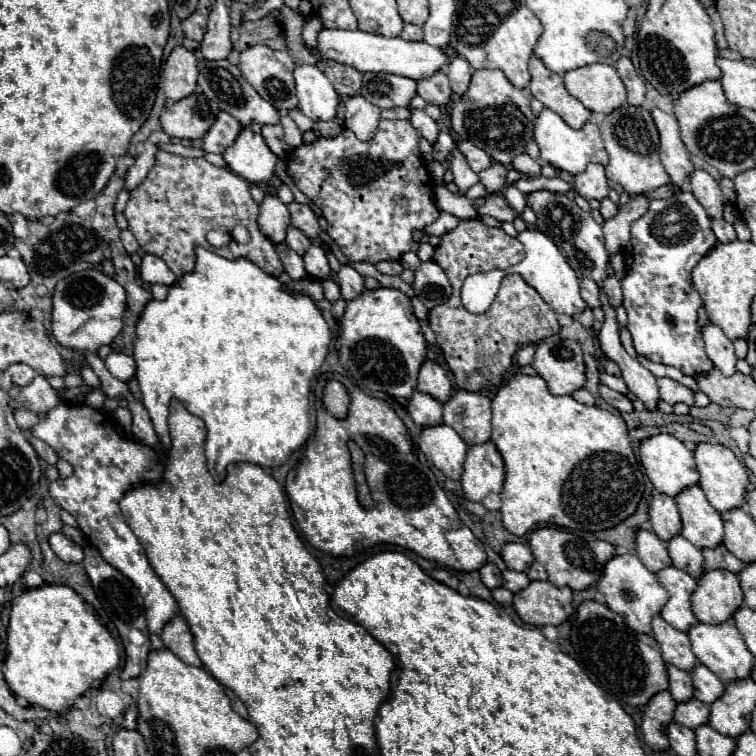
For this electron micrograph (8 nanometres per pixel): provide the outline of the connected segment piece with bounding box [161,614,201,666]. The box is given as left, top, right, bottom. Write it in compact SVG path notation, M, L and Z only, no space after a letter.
M181 614L173 616L165 624L165 628L161 632L161 640L163 640L165 648L169 648L173 654L177 654L185 664L201 666L201 660L199 660L195 646L193 646L193 634Z

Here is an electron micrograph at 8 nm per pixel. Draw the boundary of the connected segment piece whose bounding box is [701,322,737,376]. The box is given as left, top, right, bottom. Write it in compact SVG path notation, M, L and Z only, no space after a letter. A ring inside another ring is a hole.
M707 322L701 328L701 332L703 332L703 342L705 342L705 352L709 360L715 364L715 368L719 368L727 376L735 374L737 356L733 352L731 340L723 334L723 330L719 330L719 326L715 326L713 322Z

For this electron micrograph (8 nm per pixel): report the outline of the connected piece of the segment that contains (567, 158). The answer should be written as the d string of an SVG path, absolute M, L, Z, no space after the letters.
M543 108L541 114L535 118L533 138L535 138L535 142L537 142L539 150L541 150L541 158L545 162L557 166L559 170L567 170L571 174L579 174L579 172L583 172L587 168L589 162L607 164L607 150L603 146L603 140L601 140L597 124L593 124L593 122L587 122L581 130L573 130L553 110Z

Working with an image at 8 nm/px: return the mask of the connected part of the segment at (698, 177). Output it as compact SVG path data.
M695 170L691 174L691 192L701 202L711 218L723 218L725 196L719 188L719 182L705 170Z

